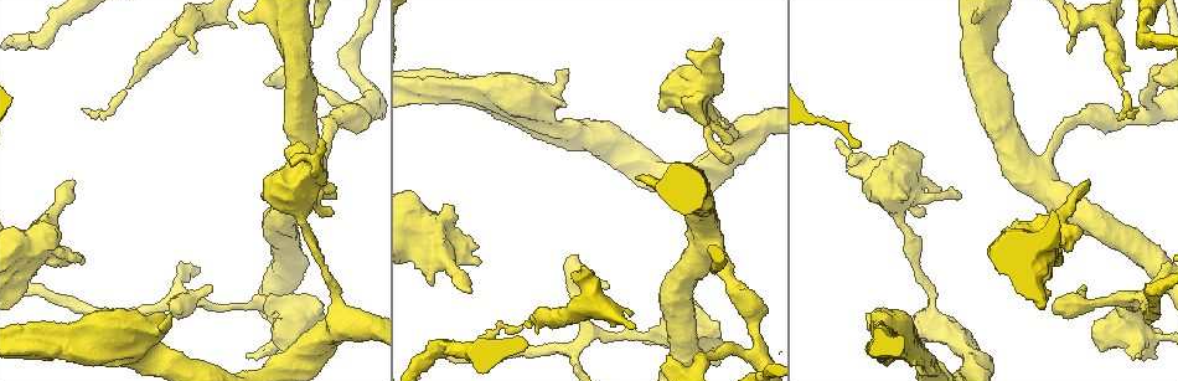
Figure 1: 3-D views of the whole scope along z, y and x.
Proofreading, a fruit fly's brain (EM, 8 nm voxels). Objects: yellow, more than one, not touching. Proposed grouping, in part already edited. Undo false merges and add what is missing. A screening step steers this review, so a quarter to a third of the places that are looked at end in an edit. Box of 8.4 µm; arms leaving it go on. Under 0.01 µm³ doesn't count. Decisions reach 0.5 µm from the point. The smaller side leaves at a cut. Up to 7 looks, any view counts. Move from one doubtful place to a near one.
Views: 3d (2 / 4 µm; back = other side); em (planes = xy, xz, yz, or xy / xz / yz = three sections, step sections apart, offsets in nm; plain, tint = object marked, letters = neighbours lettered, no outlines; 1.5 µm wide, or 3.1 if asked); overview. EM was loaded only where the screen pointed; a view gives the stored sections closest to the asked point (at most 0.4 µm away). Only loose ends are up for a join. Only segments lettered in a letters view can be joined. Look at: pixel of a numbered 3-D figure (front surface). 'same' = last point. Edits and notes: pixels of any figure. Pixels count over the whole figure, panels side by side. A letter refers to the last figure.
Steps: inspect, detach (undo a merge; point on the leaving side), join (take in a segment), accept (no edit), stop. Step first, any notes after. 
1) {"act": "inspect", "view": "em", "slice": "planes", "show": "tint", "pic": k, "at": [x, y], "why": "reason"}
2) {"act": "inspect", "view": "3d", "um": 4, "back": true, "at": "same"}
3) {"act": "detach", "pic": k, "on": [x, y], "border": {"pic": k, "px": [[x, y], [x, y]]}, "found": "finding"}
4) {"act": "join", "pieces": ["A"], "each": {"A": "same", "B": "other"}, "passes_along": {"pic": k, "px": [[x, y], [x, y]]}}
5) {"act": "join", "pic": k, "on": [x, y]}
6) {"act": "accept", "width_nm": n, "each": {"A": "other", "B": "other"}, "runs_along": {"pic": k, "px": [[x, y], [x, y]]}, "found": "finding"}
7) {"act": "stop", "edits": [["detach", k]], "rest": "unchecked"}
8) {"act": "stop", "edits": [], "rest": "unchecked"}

{"act": "inspect", "view": "3d", "um": 2, "pic": 1, "at": [1054, 312], "why": "free end"}

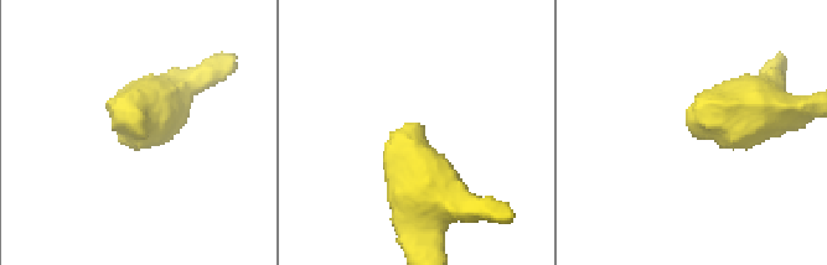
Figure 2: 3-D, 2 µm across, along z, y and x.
{"act": "inspect", "view": "em", "slice": "xy", "step": 8, "show": "letters", "pic": 2, "at": [693, 132]}

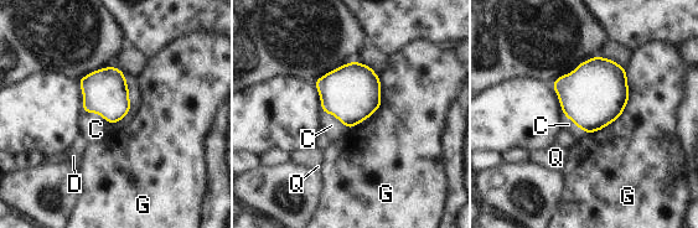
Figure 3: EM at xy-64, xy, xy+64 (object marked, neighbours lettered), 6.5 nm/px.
{"act": "join", "pieces": ["C"], "each": {"C": "same", "D": "other", "G": "other", "Q": "other"}, "found": "the cell continues"}

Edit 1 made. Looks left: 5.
{"act": "inspect", "view": "3d", "um": 2, "pic": 1, "at": [662, 319], "why": "thick end"}

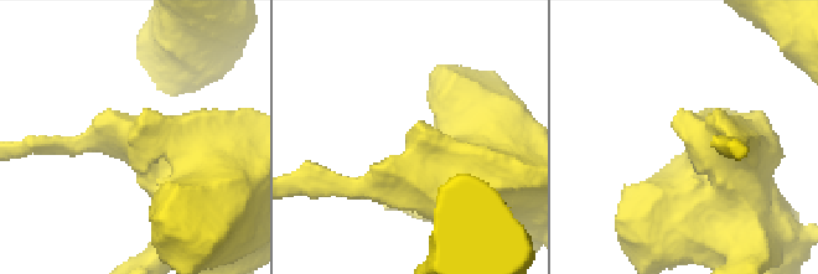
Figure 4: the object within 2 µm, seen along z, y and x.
{"act": "inspect", "view": "em", "slice": "planes", "show": "letters", "pic": 4, "at": [675, 127], "arm_widths_nm": [180, 460]}

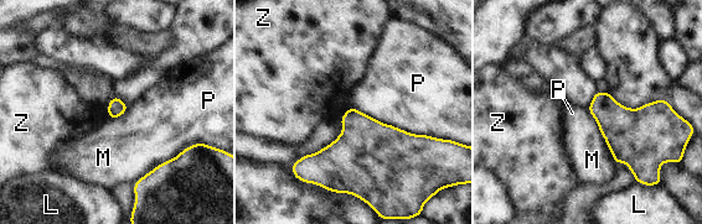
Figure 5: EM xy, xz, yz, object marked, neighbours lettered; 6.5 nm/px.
{"act": "accept", "each": {"L": "other", "M": "other", "P": "other", "Z": "other"}, "border": {"pic": 5, "px": [[351, 107], [412, 134], [435, 137]]}, "found": "no lettered segment goes on from it"}

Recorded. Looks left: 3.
{"act": "inspect", "view": "3d", "um": 4, "pic": 1, "at": [733, 159], "why": "free end"}

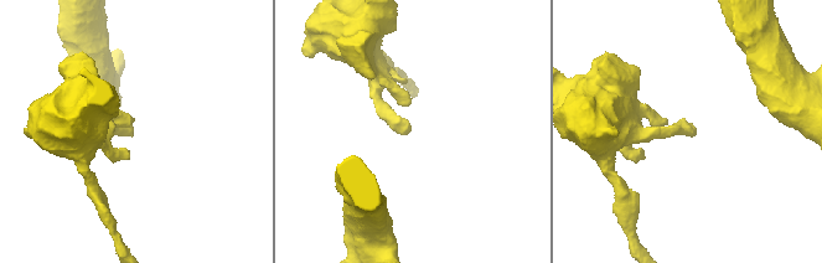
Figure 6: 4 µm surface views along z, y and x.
{"act": "inspect", "view": "em", "slice": "planes", "show": "letters", "pic": 6, "at": [694, 133]}

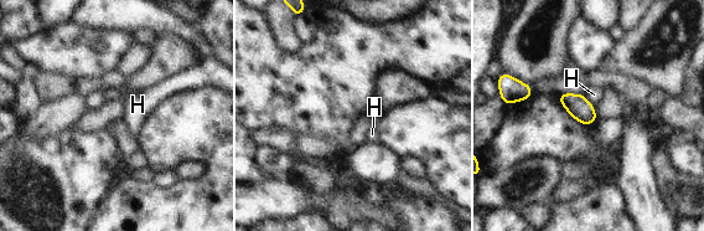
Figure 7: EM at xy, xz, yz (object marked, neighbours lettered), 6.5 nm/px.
{"act": "accept", "each": {"H": "other"}, "border": {"pic": 7, "px": [[583, 95], [596, 111]]}, "found": "no lettered segment goes on from it"}

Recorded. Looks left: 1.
{"act": "stop", "edits": [["join", 3]], "rest": "unchecked"}

